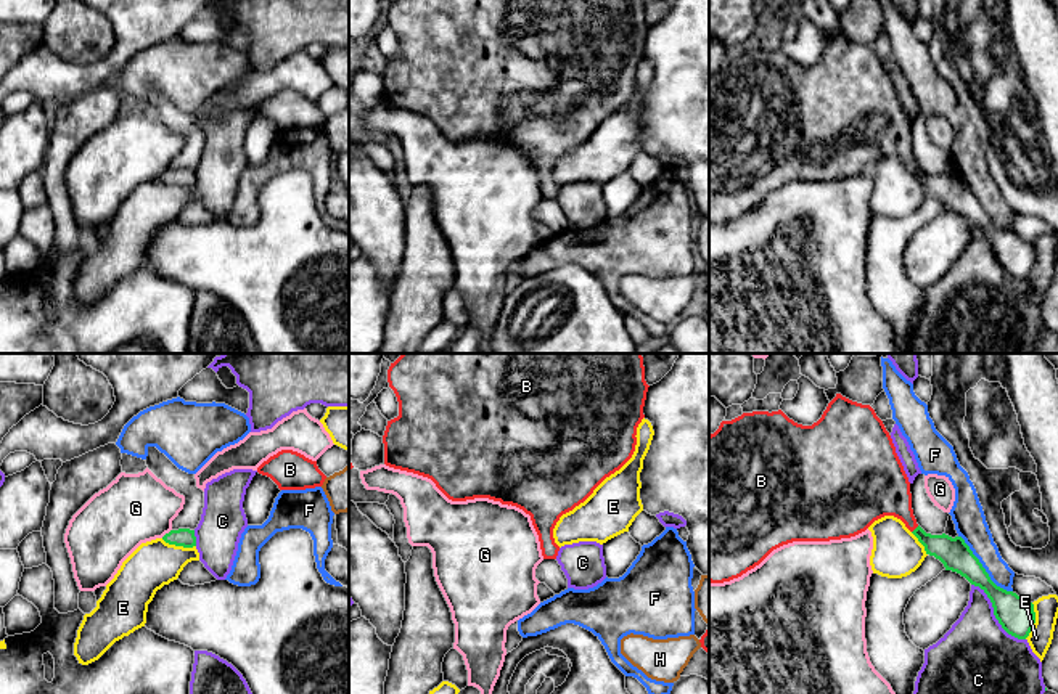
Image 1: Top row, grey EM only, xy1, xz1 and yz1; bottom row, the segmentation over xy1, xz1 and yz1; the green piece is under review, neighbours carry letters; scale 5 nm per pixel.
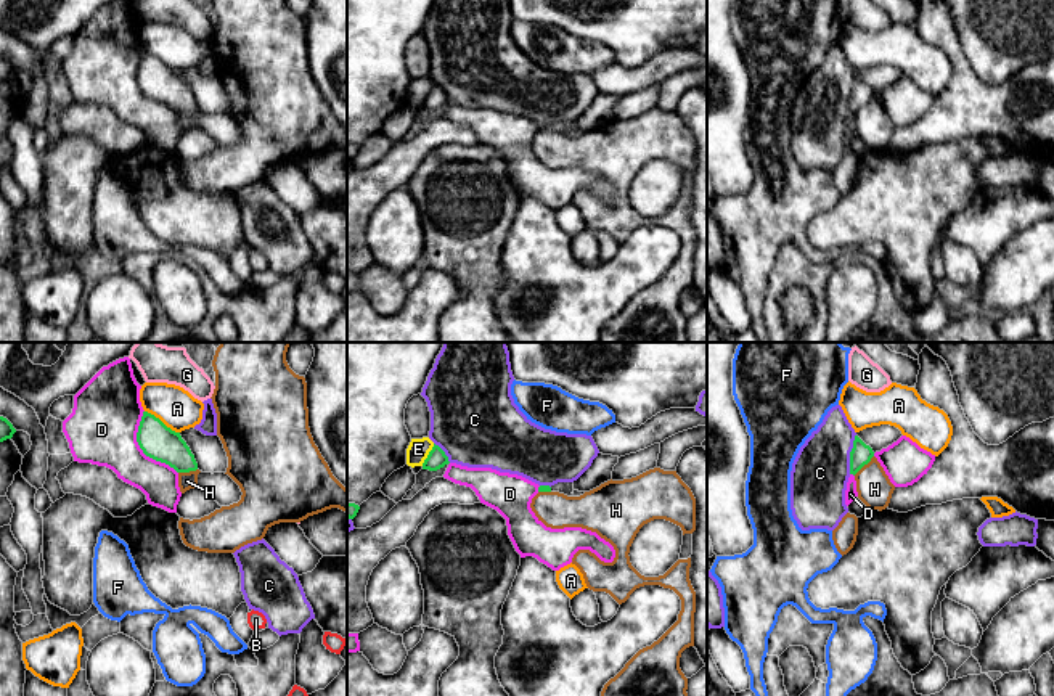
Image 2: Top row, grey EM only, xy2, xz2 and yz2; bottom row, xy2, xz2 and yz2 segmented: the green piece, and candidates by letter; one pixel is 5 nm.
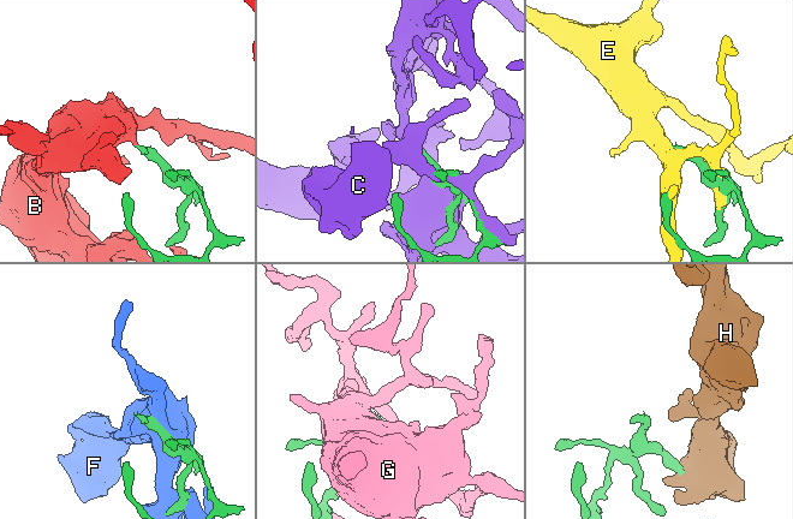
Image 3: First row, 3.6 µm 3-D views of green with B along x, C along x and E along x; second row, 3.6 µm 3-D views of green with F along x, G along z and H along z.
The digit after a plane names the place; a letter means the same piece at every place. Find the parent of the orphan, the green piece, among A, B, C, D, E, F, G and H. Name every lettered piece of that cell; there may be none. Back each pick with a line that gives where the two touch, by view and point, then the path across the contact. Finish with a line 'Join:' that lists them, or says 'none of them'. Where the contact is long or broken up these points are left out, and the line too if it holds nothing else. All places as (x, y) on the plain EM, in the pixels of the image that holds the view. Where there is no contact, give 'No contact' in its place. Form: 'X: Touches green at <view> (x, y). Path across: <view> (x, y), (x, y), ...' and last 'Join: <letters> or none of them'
B: Touches green at yz1 (915, 169). Path across: yz1 (954, 193), (931, 183), (915, 169), (906, 153), (883, 130)
Join: B

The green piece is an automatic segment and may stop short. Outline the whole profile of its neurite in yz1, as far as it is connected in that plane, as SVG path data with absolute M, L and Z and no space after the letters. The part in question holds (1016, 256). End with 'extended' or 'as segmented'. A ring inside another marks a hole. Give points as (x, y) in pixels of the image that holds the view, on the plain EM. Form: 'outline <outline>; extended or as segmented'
outline M836 34L812 66L794 63L781 50L752 51L722 61L709 76L711 223L741 217L783 185L851 178L884 156L900 159L945 210L979 227L1008 275L1029 276L1035 263L1034 244L997 227L962 177L931 175L917 164L908 117L889 72L870 45Z; extended

